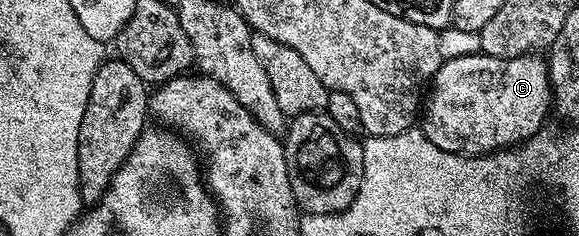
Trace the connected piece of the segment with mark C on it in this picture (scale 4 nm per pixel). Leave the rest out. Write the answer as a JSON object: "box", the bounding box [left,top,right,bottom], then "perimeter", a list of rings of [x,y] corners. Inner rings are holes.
{"box":[419,54,551,156],"perimeter":[[[484,54],[449,56],[431,81],[419,120],[420,131],[439,146],[439,150],[460,156],[488,156],[490,152],[500,152],[530,140],[536,132],[542,131],[544,124],[541,123],[551,112],[549,65],[537,56],[540,55],[526,54],[510,60]]]}

